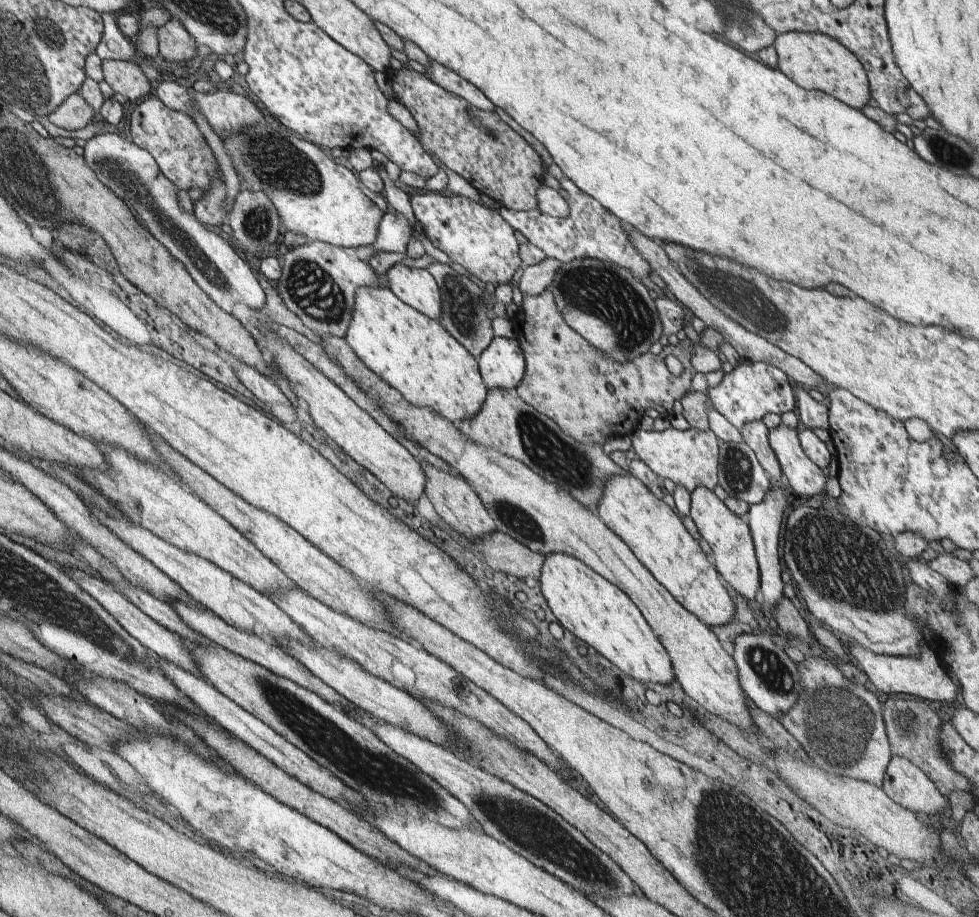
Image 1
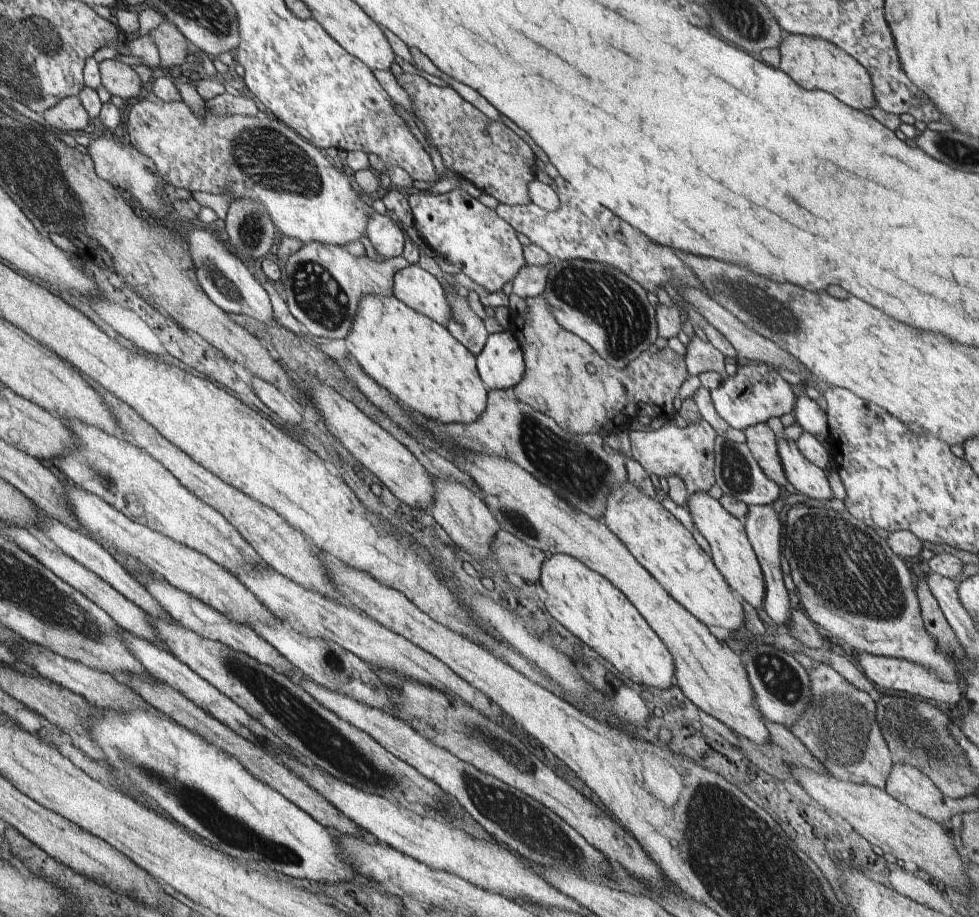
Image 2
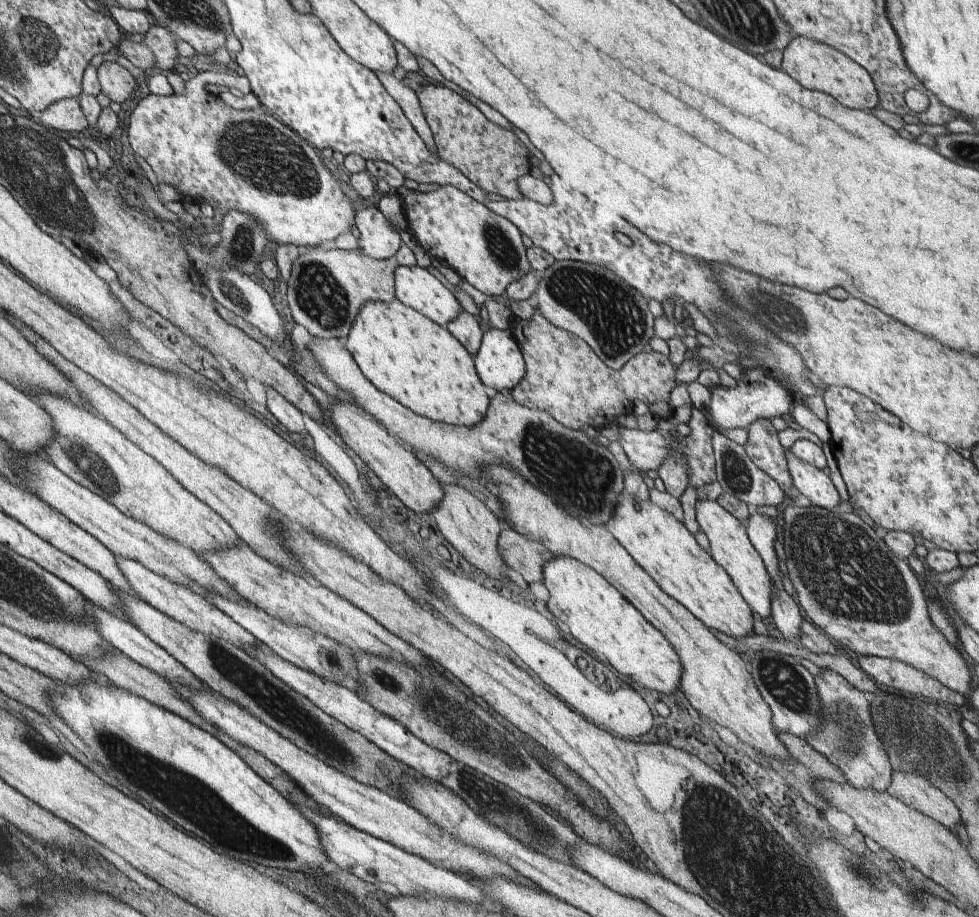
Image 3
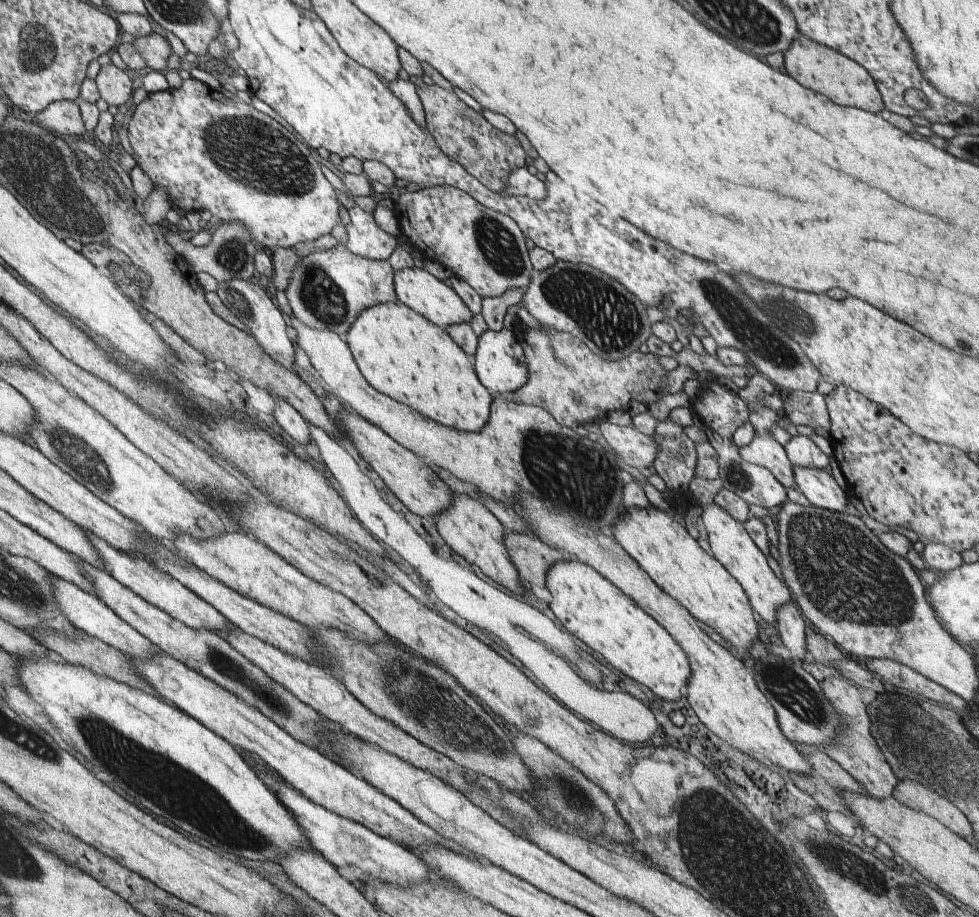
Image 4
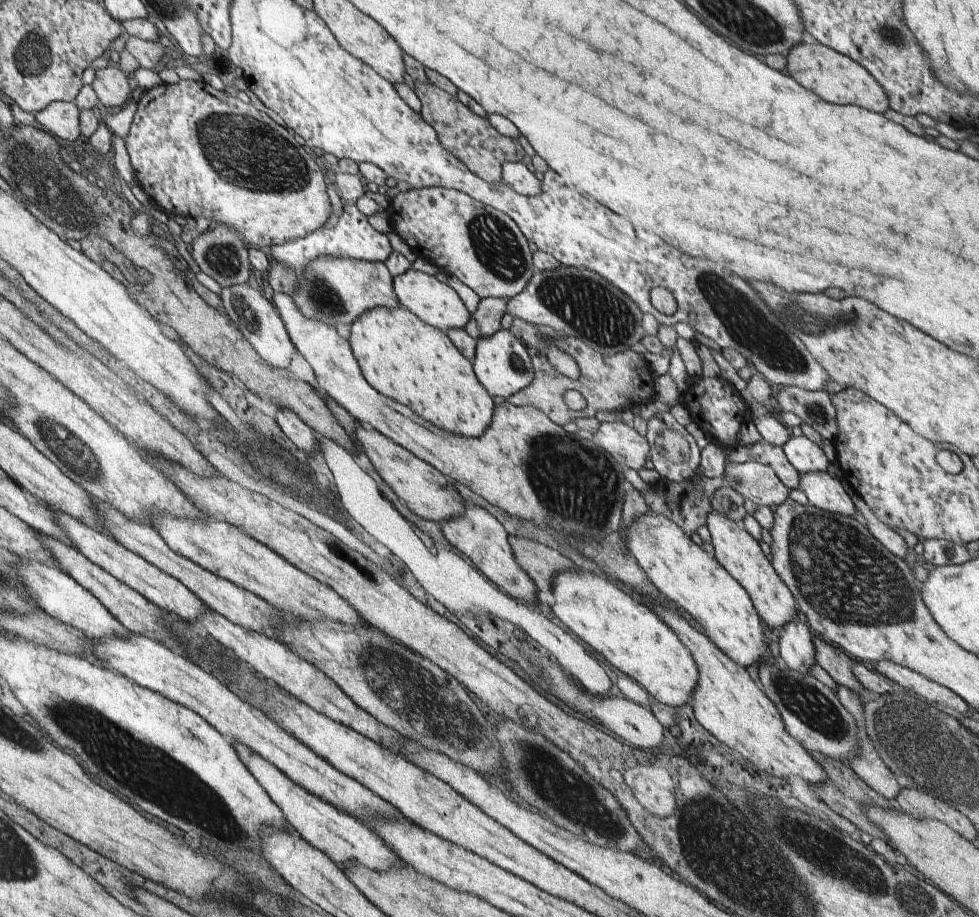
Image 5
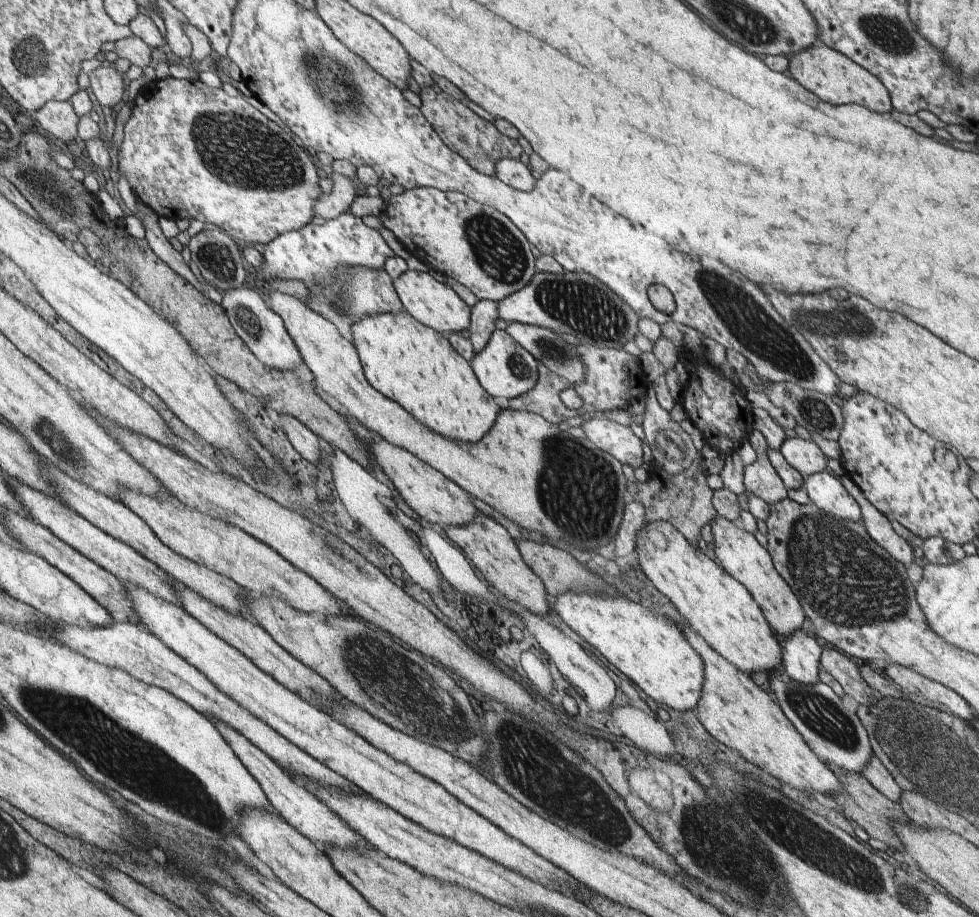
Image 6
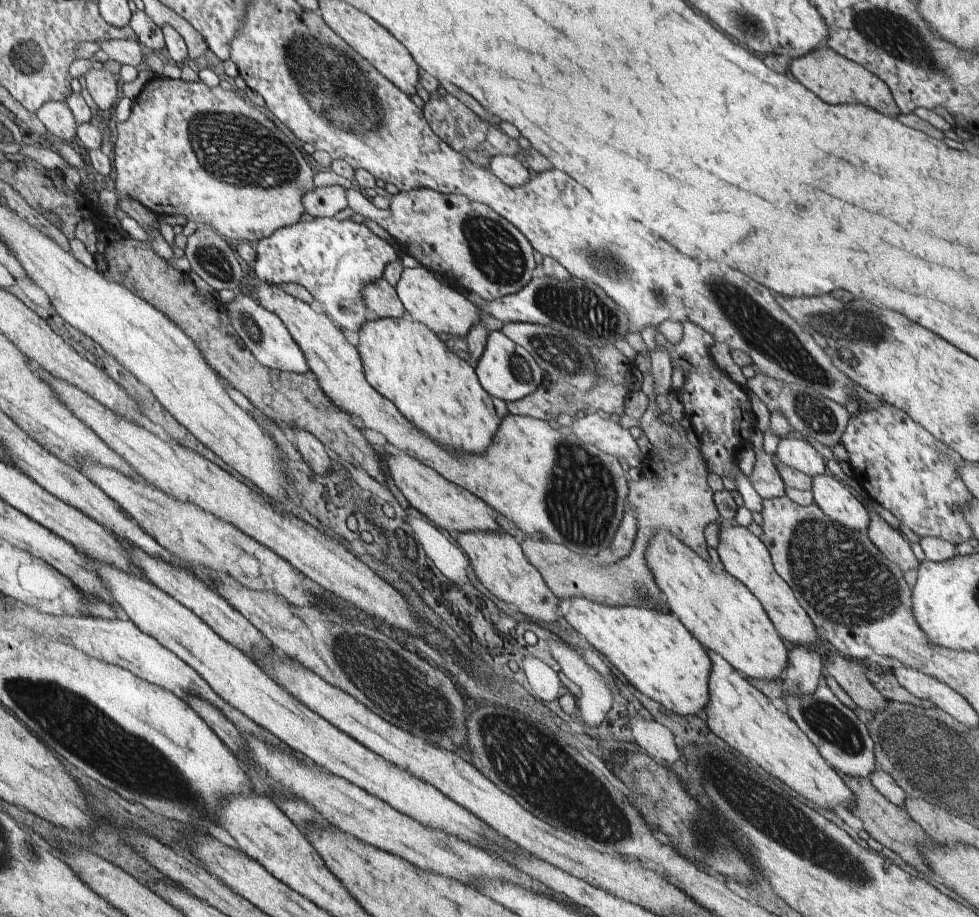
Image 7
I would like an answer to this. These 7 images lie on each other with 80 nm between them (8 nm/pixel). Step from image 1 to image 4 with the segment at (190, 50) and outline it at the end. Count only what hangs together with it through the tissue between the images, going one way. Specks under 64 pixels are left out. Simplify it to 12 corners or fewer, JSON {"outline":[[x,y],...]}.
{"outline":[[152,31],[132,44],[147,66],[167,71],[172,48],[164,36]]}

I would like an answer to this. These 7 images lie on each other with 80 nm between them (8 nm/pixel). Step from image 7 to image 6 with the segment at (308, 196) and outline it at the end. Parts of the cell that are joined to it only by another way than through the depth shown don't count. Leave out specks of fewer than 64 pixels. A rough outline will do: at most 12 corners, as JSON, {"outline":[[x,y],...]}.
{"outline":[[335,177],[314,214],[326,220],[346,213],[358,196],[356,180]]}

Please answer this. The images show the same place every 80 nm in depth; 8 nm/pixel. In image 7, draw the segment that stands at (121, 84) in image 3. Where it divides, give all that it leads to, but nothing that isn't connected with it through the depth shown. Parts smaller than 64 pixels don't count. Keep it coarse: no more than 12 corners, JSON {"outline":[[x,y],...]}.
{"outline":[[106,67],[84,75],[86,90],[99,110],[110,109],[118,84]]}

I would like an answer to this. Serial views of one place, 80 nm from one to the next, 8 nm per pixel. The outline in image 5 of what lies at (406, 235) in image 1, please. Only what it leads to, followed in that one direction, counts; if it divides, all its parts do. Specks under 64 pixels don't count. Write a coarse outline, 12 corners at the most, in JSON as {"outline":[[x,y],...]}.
{"outline":[[356,203],[334,228],[272,245],[273,260],[298,274],[318,257],[382,262],[388,237]]}

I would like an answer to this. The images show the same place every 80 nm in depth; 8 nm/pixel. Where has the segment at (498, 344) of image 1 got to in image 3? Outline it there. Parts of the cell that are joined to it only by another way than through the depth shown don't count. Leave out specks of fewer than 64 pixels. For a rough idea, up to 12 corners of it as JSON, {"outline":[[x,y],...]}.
{"outline":[[510,329],[483,332],[480,380],[511,392],[527,374]]}

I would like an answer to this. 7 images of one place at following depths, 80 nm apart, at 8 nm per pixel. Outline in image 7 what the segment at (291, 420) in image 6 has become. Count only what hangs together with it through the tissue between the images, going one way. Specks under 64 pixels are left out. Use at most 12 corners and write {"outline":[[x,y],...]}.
{"outline":[[302,427],[291,428],[296,449],[316,474],[334,469],[324,444]]}

